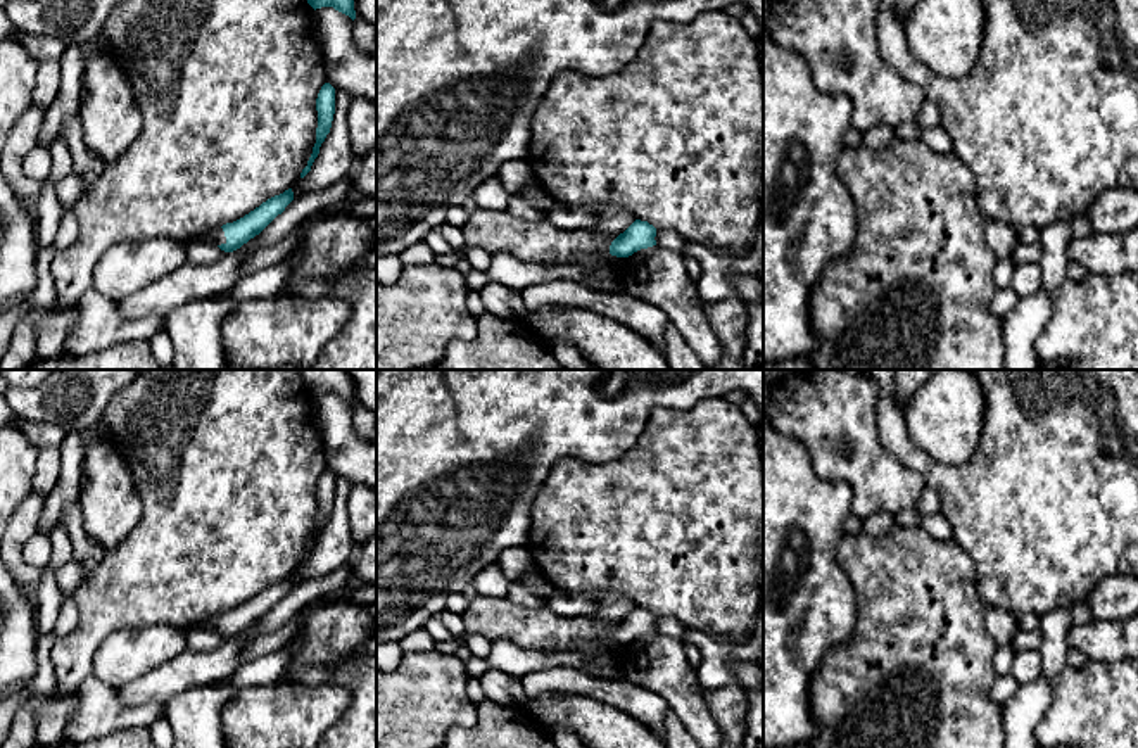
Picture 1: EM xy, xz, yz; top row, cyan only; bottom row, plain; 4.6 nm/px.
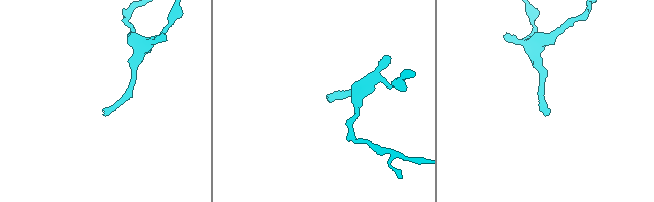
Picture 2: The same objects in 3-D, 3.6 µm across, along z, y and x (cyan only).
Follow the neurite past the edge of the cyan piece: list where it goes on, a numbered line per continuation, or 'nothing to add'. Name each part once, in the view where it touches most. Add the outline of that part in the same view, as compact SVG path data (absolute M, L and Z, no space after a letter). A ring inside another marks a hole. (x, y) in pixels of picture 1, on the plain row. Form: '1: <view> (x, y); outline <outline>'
1: xy (216, 622); outline M221 613L207 617L200 624L197 624L193 627L200 627L200 629L205 629L205 631L214 631L214 632L226 631L226 624L224 624L224 618L223 618Z

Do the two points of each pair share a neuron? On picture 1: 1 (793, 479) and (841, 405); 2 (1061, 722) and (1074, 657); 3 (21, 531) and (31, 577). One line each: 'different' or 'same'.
1: different
2: different
3: same

